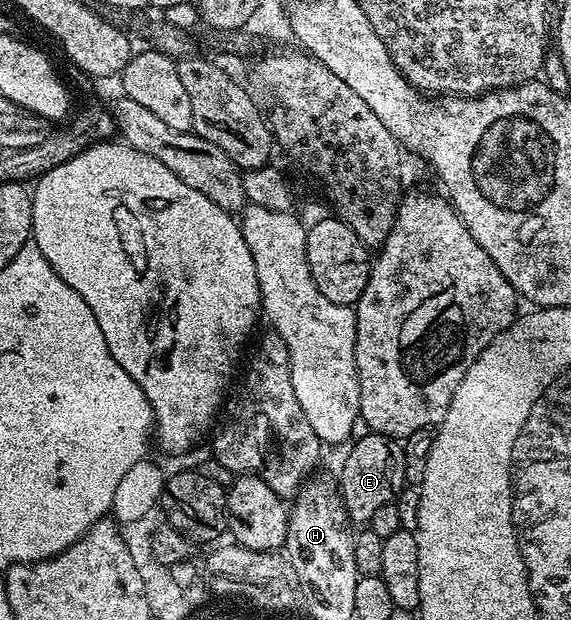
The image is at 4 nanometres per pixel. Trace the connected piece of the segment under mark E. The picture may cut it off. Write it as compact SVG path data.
M378 434L354 441L347 450L343 469L337 479L339 497L343 499L347 519L352 525L363 526L371 521L380 506L394 504L399 492L405 487L405 454L398 439Z

